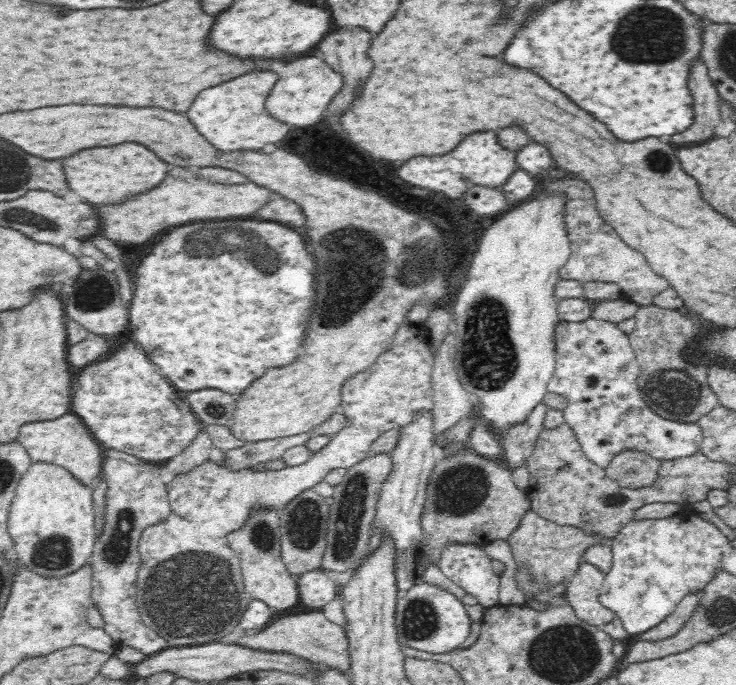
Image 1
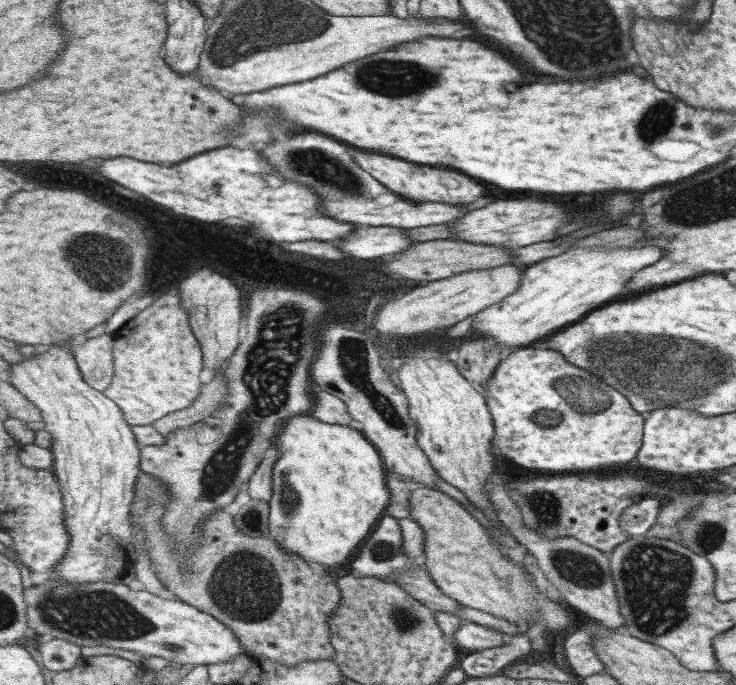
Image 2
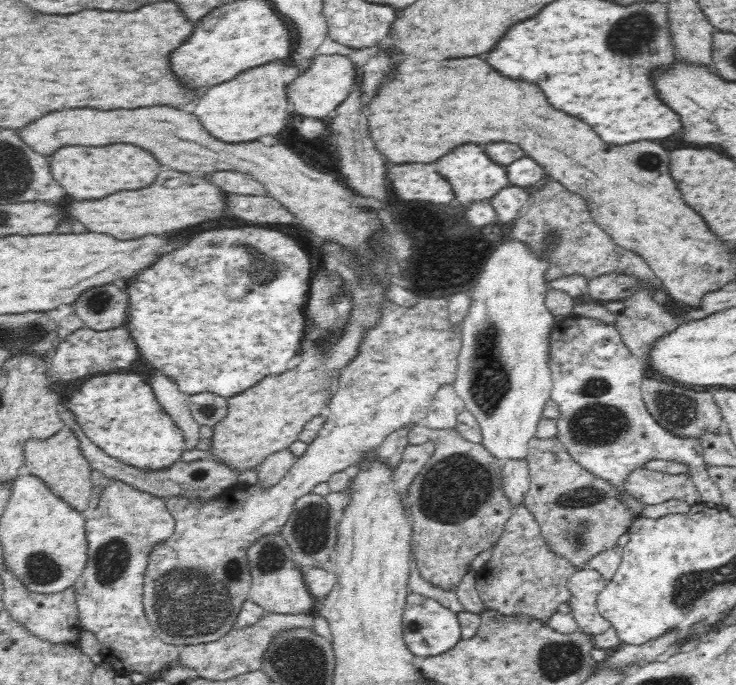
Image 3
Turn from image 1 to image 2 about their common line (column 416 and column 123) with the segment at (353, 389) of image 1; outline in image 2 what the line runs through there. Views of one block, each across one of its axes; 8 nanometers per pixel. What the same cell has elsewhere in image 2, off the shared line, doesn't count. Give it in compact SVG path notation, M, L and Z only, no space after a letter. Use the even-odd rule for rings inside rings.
M181 294L155 298L153 304L129 320L115 338L115 376L105 396L121 406L133 428L151 426L165 416L193 408L193 402L201 400L205 354Z

